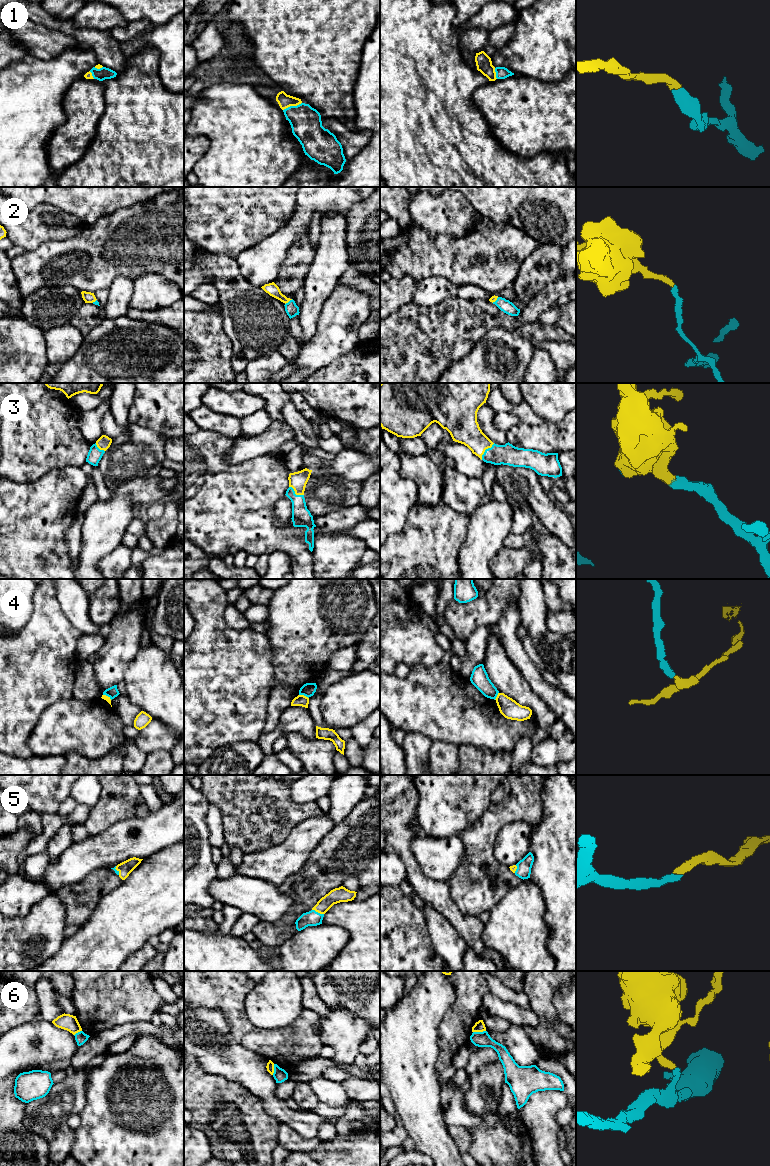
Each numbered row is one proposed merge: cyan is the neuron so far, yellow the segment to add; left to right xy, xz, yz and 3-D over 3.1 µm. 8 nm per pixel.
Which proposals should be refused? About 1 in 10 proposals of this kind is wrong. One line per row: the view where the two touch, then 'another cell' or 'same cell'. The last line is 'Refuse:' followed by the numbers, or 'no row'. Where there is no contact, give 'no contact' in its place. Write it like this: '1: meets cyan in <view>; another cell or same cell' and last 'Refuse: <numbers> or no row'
1: meets cyan in xz; same cell
2: meets cyan in xz; same cell
3: meets cyan in yz; same cell
4: meets cyan in xz; another cell
5: meets cyan in xz; same cell
6: meets cyan in yz; another cell
Refuse: 4, 6

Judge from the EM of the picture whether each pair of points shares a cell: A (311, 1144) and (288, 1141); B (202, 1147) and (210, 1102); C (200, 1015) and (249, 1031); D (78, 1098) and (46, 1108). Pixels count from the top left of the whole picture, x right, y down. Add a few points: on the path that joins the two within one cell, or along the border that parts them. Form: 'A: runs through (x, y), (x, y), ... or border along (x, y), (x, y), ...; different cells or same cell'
A: runs through (305, 1144), (294, 1142); same cell
B: border along (194, 1128), (205, 1135), (213, 1155); different cells
C: border along (213, 1008), (223, 1014), (230, 1035), (242, 1045); different cells
D: runs through (70, 1098), (65, 1098), (54, 1108); same cell

